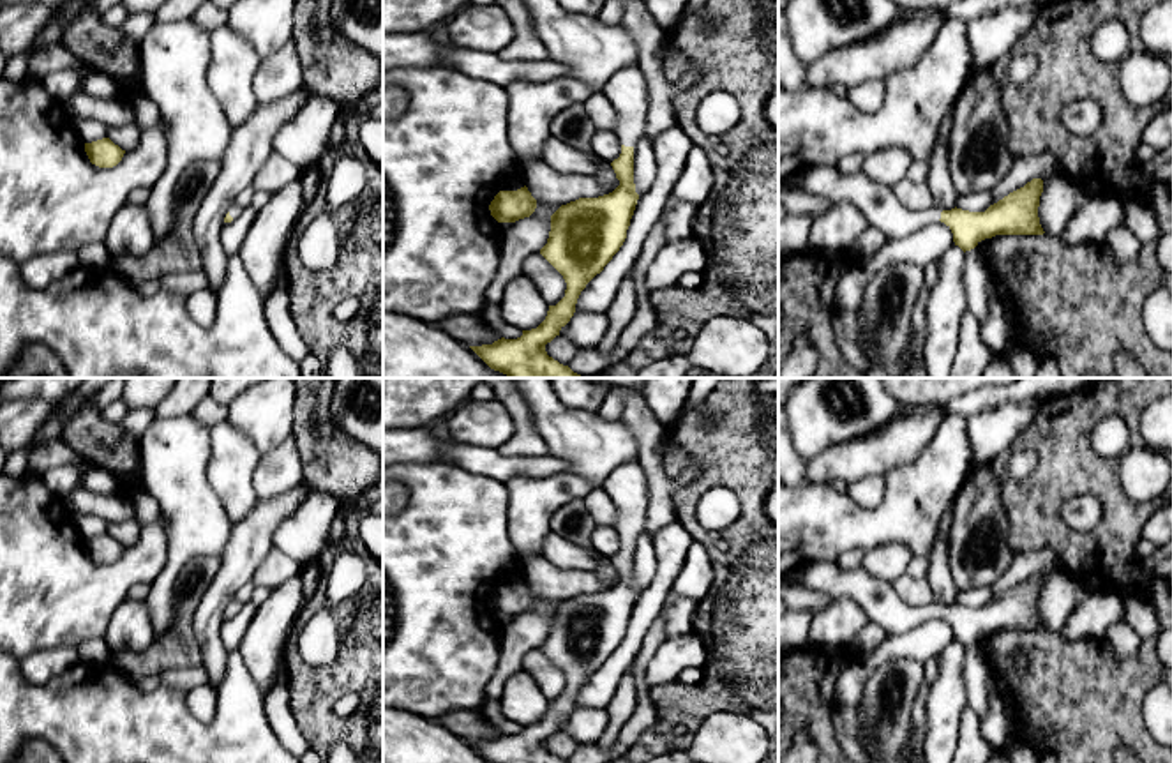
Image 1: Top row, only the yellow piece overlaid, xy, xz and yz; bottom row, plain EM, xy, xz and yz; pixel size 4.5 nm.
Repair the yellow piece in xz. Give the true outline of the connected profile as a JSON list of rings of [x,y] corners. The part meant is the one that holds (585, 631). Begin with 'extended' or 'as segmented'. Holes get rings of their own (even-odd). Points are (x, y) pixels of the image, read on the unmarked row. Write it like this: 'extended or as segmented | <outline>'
extended | [[[639,461],[618,466],[604,482],[618,509],[621,549],[611,558],[620,581],[598,593],[579,593],[551,611],[551,627],[540,650],[563,671],[565,692],[549,701],[545,715],[517,735],[470,742],[489,763],[568,763],[547,751],[551,738],[575,708],[586,680],[604,666],[627,634],[639,590],[634,579],[634,540],[644,528],[648,480]]]

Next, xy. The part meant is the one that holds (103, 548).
as segmented | [[[102,533],[92,539],[85,539],[85,548],[92,560],[99,563],[113,563],[116,562],[125,546],[115,540],[109,533]]]

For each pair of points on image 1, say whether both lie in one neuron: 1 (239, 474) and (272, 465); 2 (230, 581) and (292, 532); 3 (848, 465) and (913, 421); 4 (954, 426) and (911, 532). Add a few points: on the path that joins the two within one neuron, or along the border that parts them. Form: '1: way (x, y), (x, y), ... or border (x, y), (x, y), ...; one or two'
1: border (262, 456), (253, 474), (253, 490), (258, 498); two
2: border (295, 511), (276, 528), (272, 546); two
3: way (863, 456), (883, 451), (897, 437); one
4: way (948, 453), (941, 470), (913, 498), (913, 506); one

